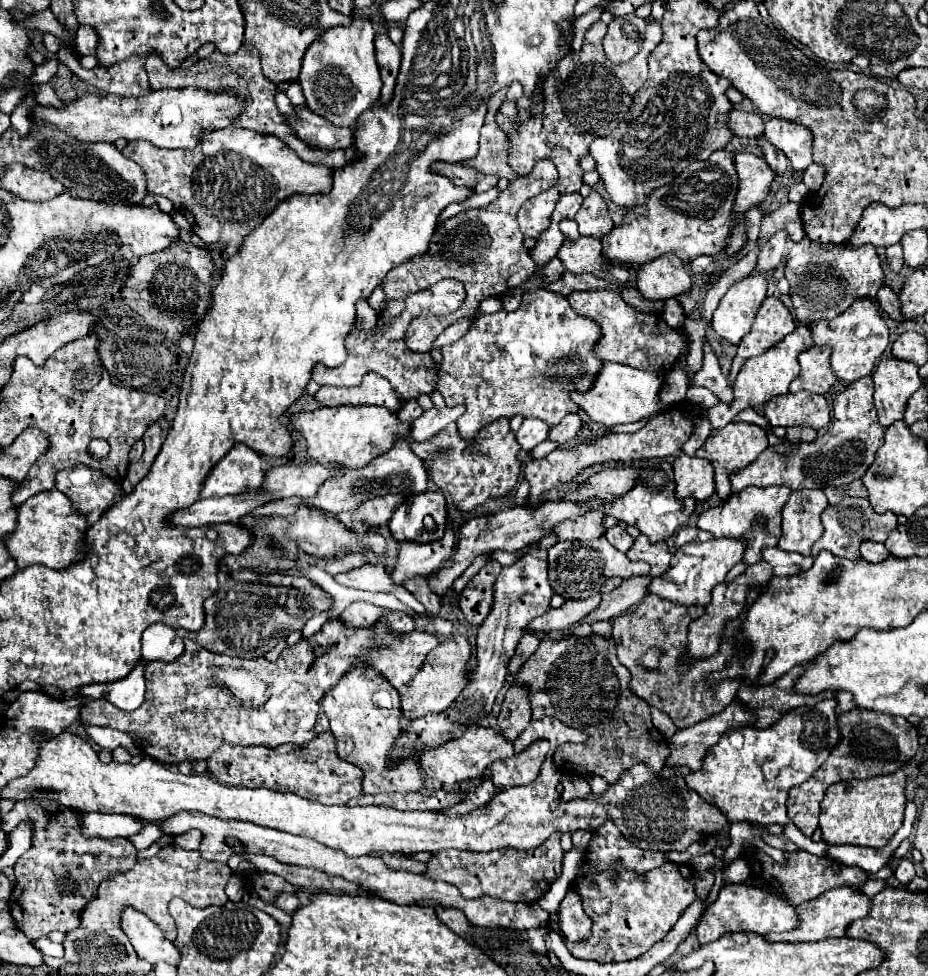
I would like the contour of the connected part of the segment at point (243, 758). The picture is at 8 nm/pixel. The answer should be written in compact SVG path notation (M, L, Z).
M321 733L315 741L307 745L279 745L275 749L269 747L231 747L223 745L217 749L211 757L207 757L207 771L223 785L235 785L235 787L265 787L271 791L281 791L281 793L295 793L299 797L305 797L309 801L317 801L321 805L345 805L349 799L361 795L361 781L363 781L363 771L357 765L351 765L343 761L339 755L335 755L335 741L333 733Z

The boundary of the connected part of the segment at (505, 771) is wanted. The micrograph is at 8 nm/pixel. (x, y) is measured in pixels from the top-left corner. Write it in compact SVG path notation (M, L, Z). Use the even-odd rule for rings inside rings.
M535 741L523 753L511 759L493 763L489 767L493 785L499 789L509 789L509 787L521 787L521 785L531 783L539 775L539 767L545 761L547 753L549 753L549 743Z

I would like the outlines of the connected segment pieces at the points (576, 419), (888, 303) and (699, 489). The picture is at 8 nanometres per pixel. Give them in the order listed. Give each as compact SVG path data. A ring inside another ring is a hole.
M567 415L561 419L559 425L551 427L549 431L549 439L555 443L565 443L569 439L573 439L577 435L577 431L581 429L581 417L579 415Z
M883 285L883 287L879 289L877 301L879 301L881 309L883 309L891 319L895 319L895 321L903 321L903 319L905 319L905 317L901 315L901 305L899 305L899 299L897 299L895 291L889 289L887 285Z
M683 453L675 459L673 473L677 499L693 497L697 501L705 501L715 493L713 465L707 459L689 457Z

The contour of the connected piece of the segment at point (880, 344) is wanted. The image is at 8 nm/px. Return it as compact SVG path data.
M859 299L847 309L847 313L841 313L833 321L819 321L819 325L809 325L809 329L813 333L815 345L829 345L833 349L831 367L835 369L837 377L847 383L871 375L877 359L889 345L889 327L871 299Z

